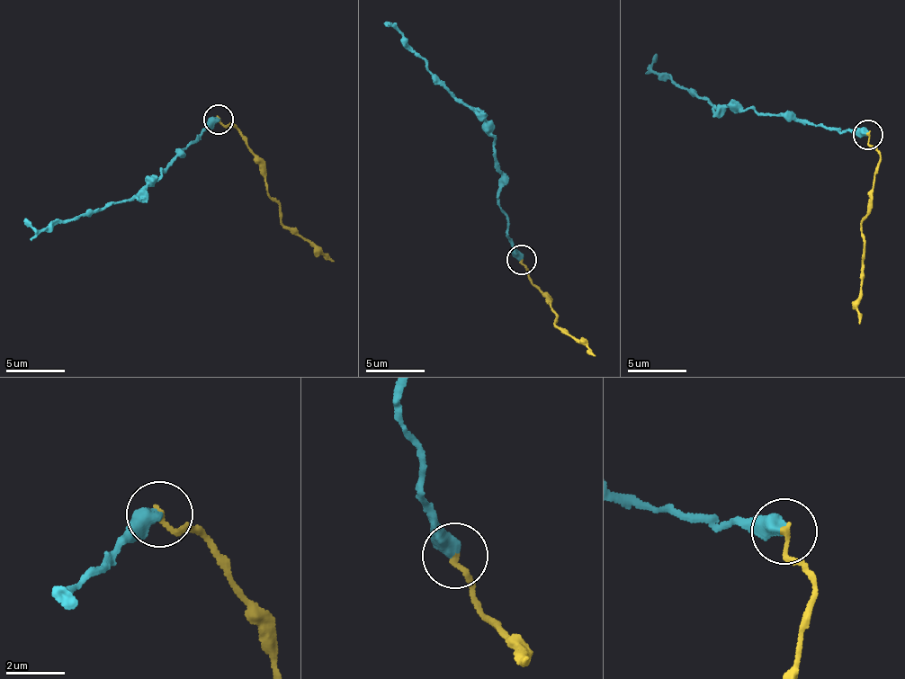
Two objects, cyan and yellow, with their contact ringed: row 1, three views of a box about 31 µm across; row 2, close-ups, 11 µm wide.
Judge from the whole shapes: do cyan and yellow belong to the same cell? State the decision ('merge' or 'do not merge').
do not merge

